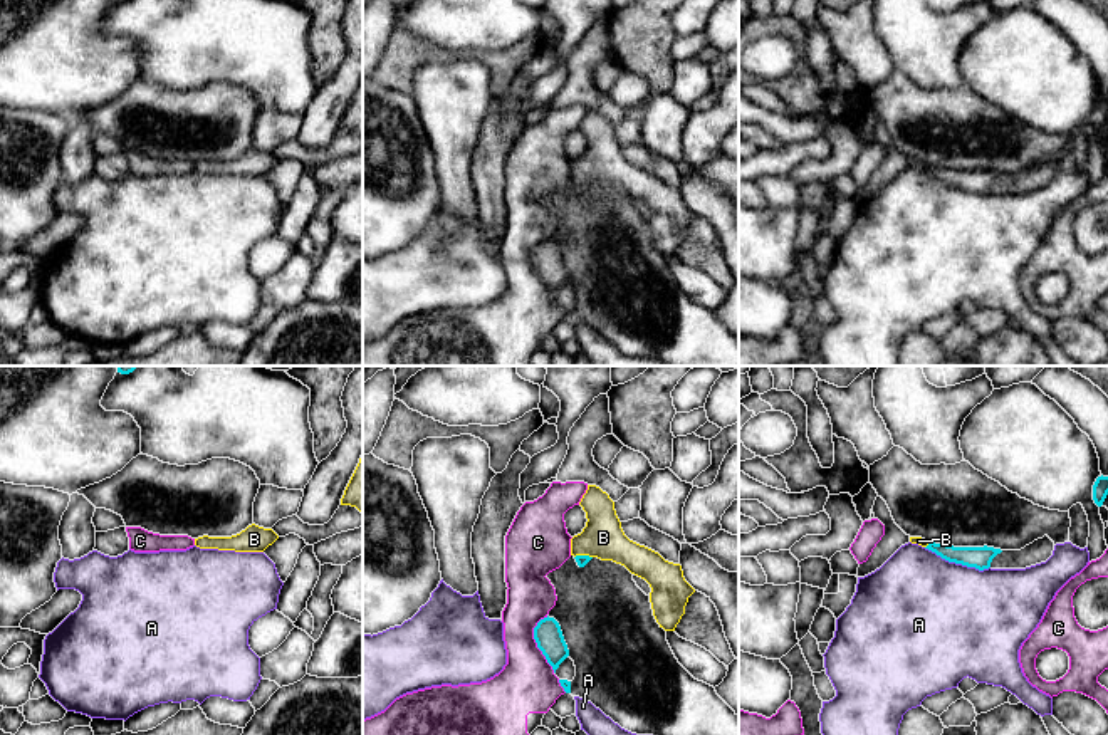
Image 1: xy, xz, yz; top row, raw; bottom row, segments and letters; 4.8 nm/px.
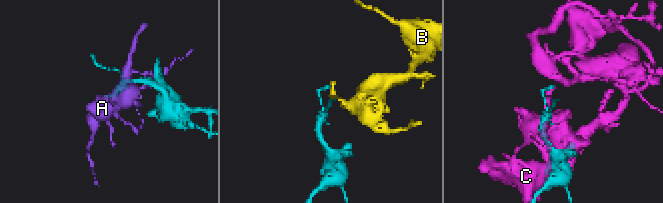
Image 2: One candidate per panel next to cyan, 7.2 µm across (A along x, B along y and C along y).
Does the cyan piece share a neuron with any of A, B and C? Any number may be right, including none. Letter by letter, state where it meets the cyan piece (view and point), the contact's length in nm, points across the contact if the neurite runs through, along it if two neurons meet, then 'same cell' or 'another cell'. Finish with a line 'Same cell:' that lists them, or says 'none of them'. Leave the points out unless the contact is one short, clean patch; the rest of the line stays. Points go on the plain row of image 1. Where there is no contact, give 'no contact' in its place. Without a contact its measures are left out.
A: meets cyan in yz at (957, 187); contact 340 nm long; another cell
B: meets cyan in xz at (583, 180); contact 90 nm long; runs through xz (581, 185), (583, 180), (603, 161); same cell
C: meets cyan in xz at (538, 269); contact 280 nm long; another cell
Same cell: B

